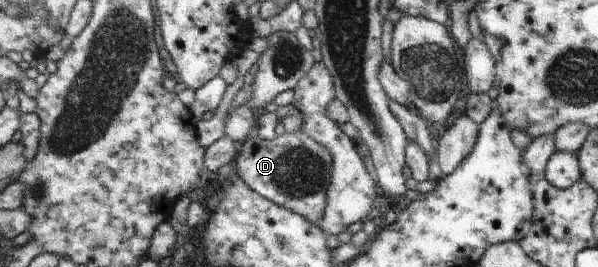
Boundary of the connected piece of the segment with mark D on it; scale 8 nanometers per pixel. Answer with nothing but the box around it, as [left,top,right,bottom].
[235,130,333,225]

